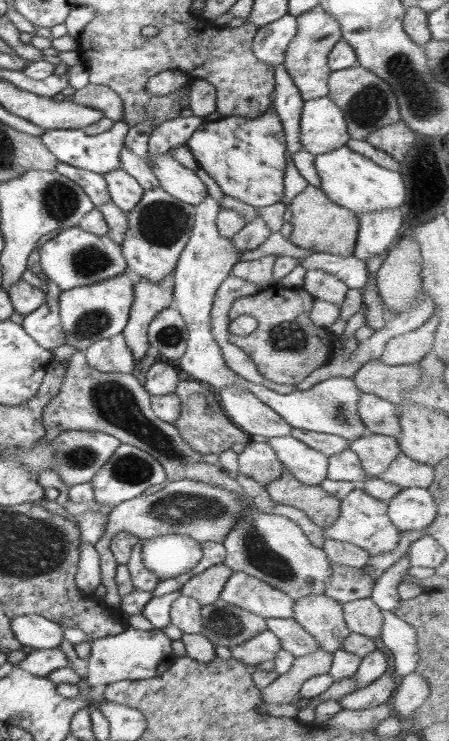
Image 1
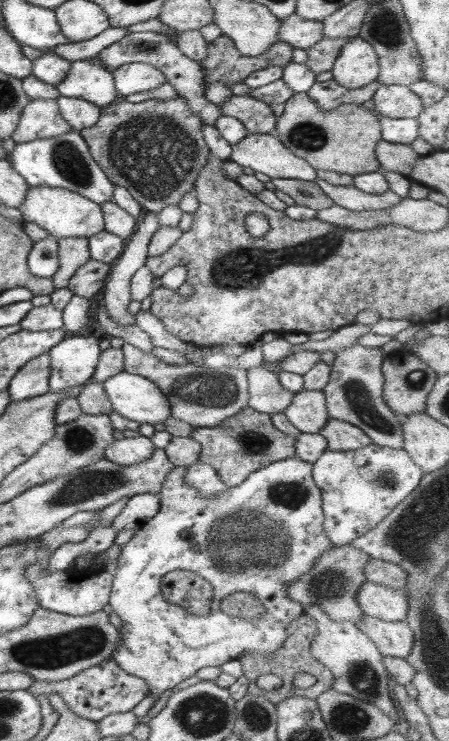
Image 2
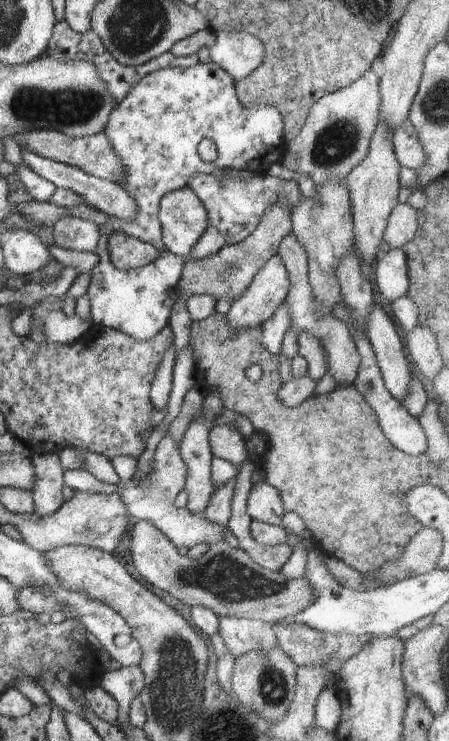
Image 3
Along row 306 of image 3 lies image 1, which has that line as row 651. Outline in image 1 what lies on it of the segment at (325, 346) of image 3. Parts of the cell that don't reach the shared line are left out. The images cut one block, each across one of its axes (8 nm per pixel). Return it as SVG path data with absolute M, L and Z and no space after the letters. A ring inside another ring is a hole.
M293 618L266 619L267 629L279 639L284 651L295 658L304 657L319 650L314 637Z

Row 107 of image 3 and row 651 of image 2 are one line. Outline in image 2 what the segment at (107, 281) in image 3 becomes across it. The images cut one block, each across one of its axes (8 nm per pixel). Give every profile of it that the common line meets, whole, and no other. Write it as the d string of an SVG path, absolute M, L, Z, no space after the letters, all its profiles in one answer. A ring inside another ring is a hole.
M296 457L272 461L268 466L259 468L252 472L252 474L250 474L242 484L235 487L229 487L226 492L218 494L216 498L204 498L204 496L200 496L200 492L198 492L196 488L192 488L192 486L188 486L188 484L184 482L186 467L175 466L170 470L170 472L168 472L166 482L164 482L164 486L162 486L162 490L160 490L160 494L158 494L160 499L160 510L158 510L158 514L156 514L154 518L150 518L146 524L143 524L142 528L139 528L130 541L121 548L122 551L120 551L118 562L115 567L111 568L114 572L114 580L112 581L108 603L122 621L122 628L119 629L121 640L117 645L116 651L112 654L112 658L114 658L114 661L123 669L124 672L128 672L128 674L144 680L149 689L149 695L145 696L131 711L136 717L145 720L148 711L153 707L156 700L160 698L162 693L169 689L174 690L178 684L196 675L200 669L208 666L220 667L226 662L237 660L243 652L272 654L284 643L286 638L286 630L284 630L284 628L286 628L286 625L288 625L290 621L296 619L298 615L304 612L302 606L298 604L298 602L294 602L294 600L290 600L290 598L288 598L288 594L286 594L288 582L310 571L310 569L312 569L312 565L314 565L314 561L316 561L324 551L327 551L328 548L334 545L330 540L328 540L326 530L324 530L322 492L313 481L312 469L313 463L303 461ZM178 569L195 572L211 584L213 588L213 599L210 607L210 613L208 613L208 615L192 615L192 613L188 613L188 610L184 609L184 607L172 604L166 601L164 596L162 596L162 591L160 591L162 578L168 574L168 572ZM235 592L250 593L251 595L254 595L262 605L264 605L264 614L262 614L262 618L260 618L260 620L252 620L252 622L250 622L250 620L242 620L242 618L232 618L220 610L222 599Z

